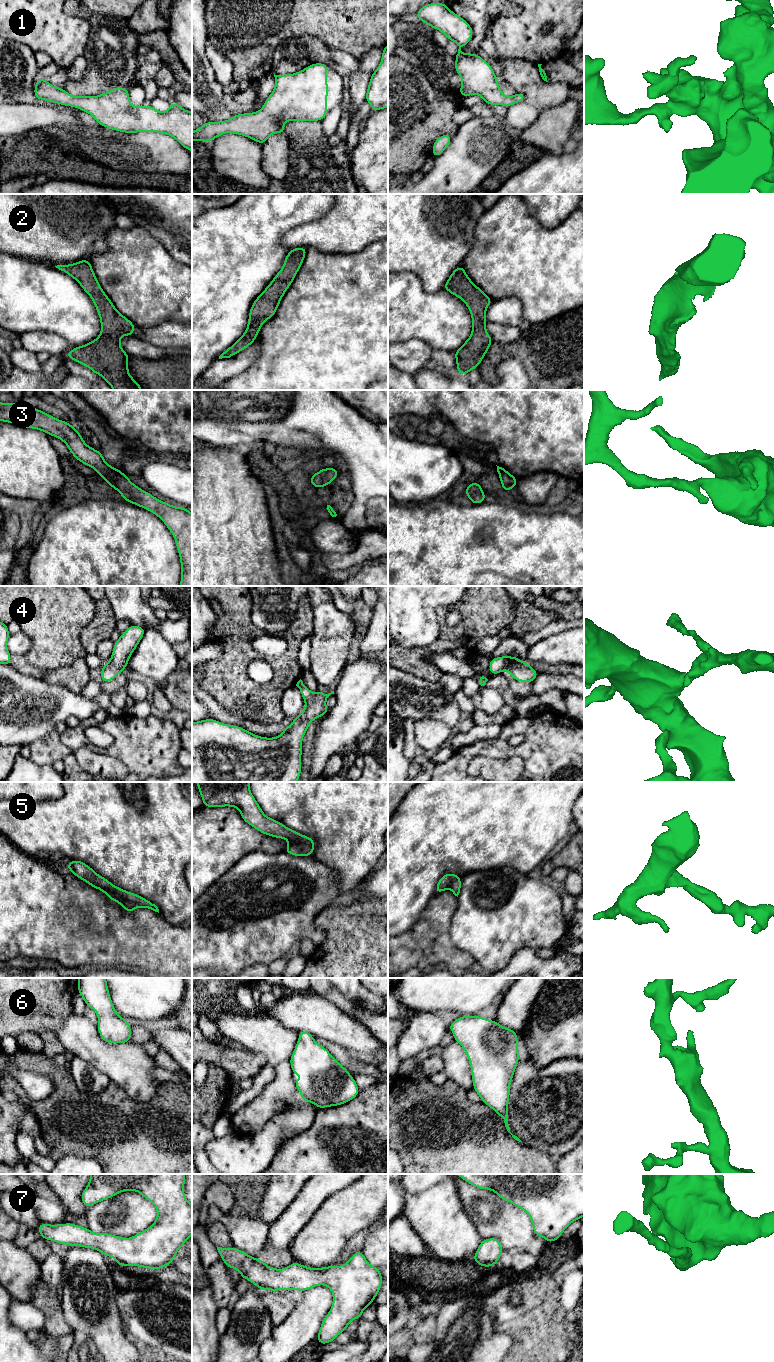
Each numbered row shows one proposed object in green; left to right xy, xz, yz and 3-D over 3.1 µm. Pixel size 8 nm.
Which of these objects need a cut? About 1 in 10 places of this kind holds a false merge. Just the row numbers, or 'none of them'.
none of them

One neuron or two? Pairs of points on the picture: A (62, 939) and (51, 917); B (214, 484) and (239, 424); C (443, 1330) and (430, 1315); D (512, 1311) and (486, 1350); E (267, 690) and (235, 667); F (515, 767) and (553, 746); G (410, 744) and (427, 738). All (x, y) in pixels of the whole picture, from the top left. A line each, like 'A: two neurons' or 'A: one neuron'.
A: one neuron
B: two neurons
C: two neurons
D: two neurons
E: one neuron
F: two neurons
G: two neurons

